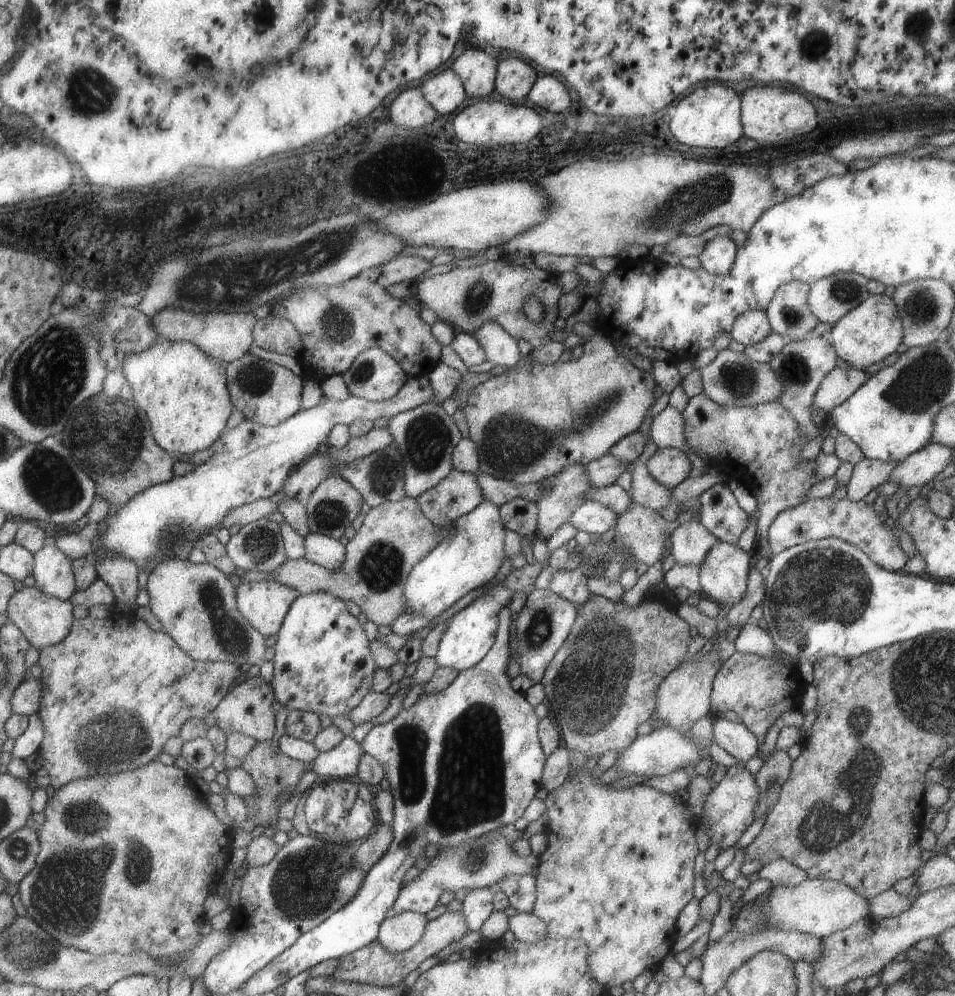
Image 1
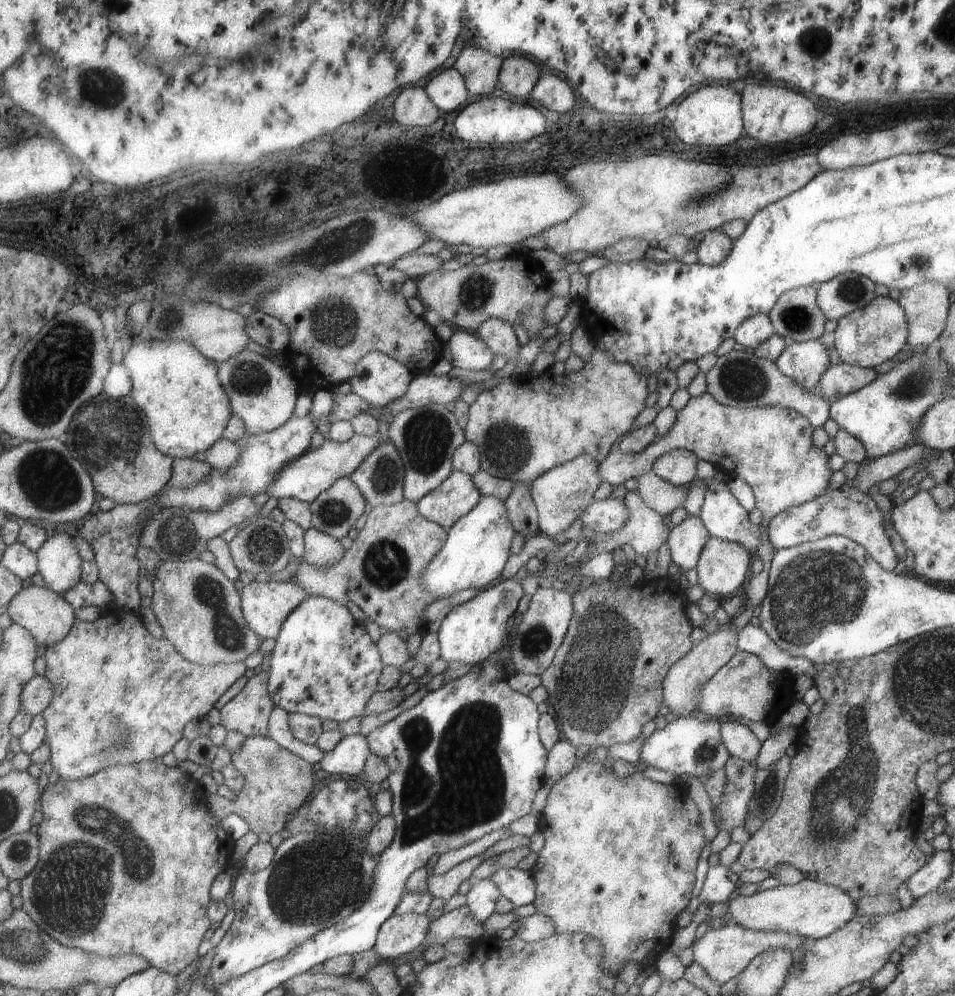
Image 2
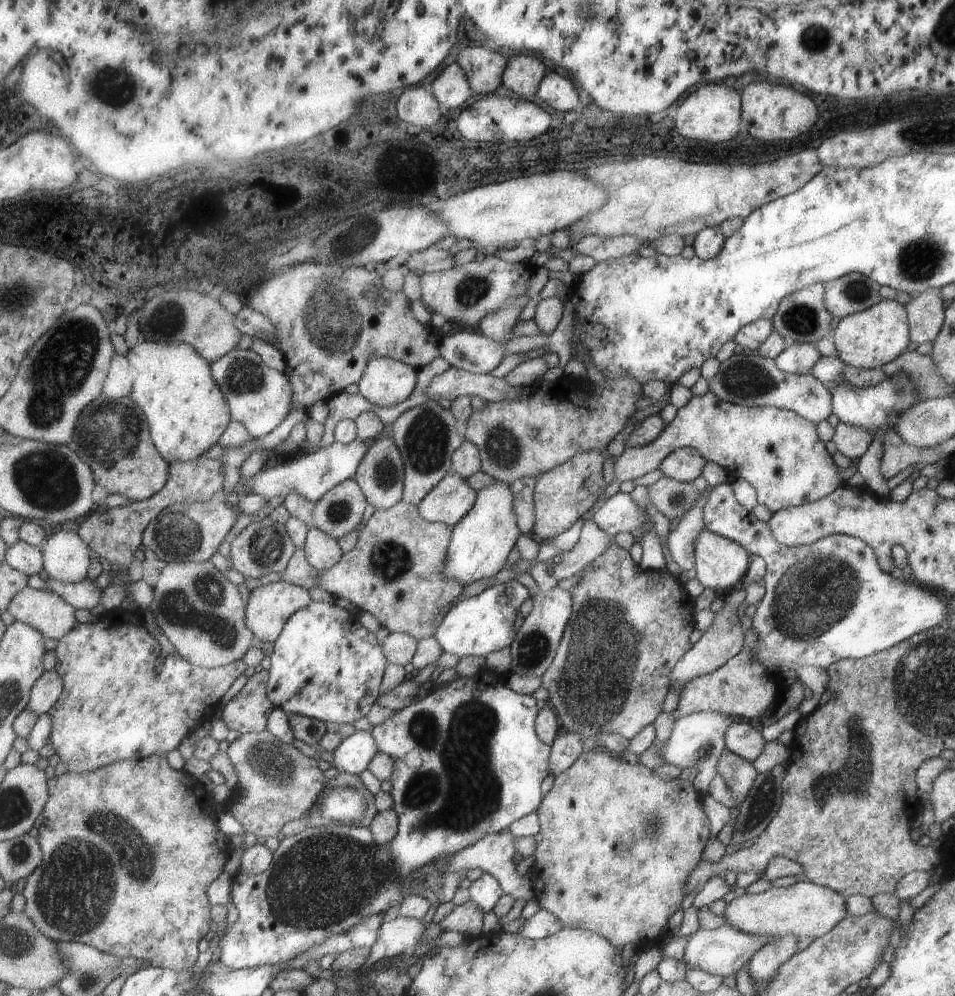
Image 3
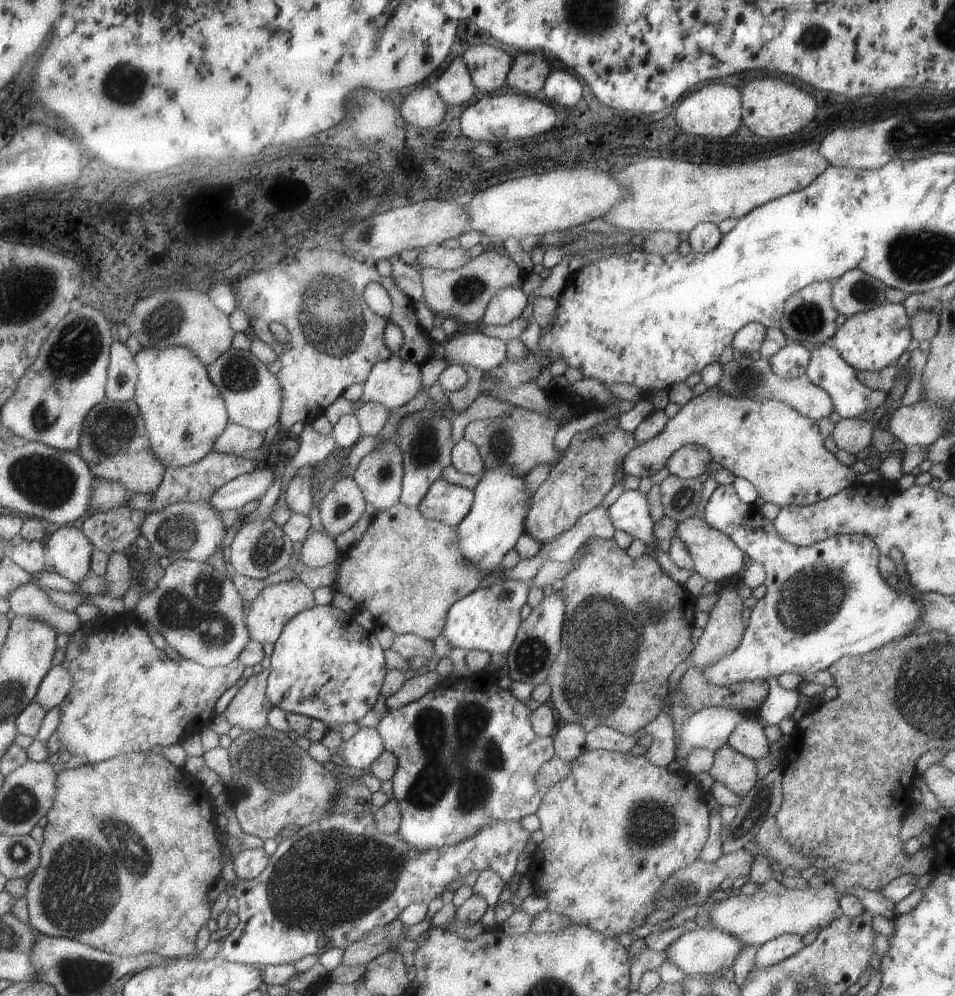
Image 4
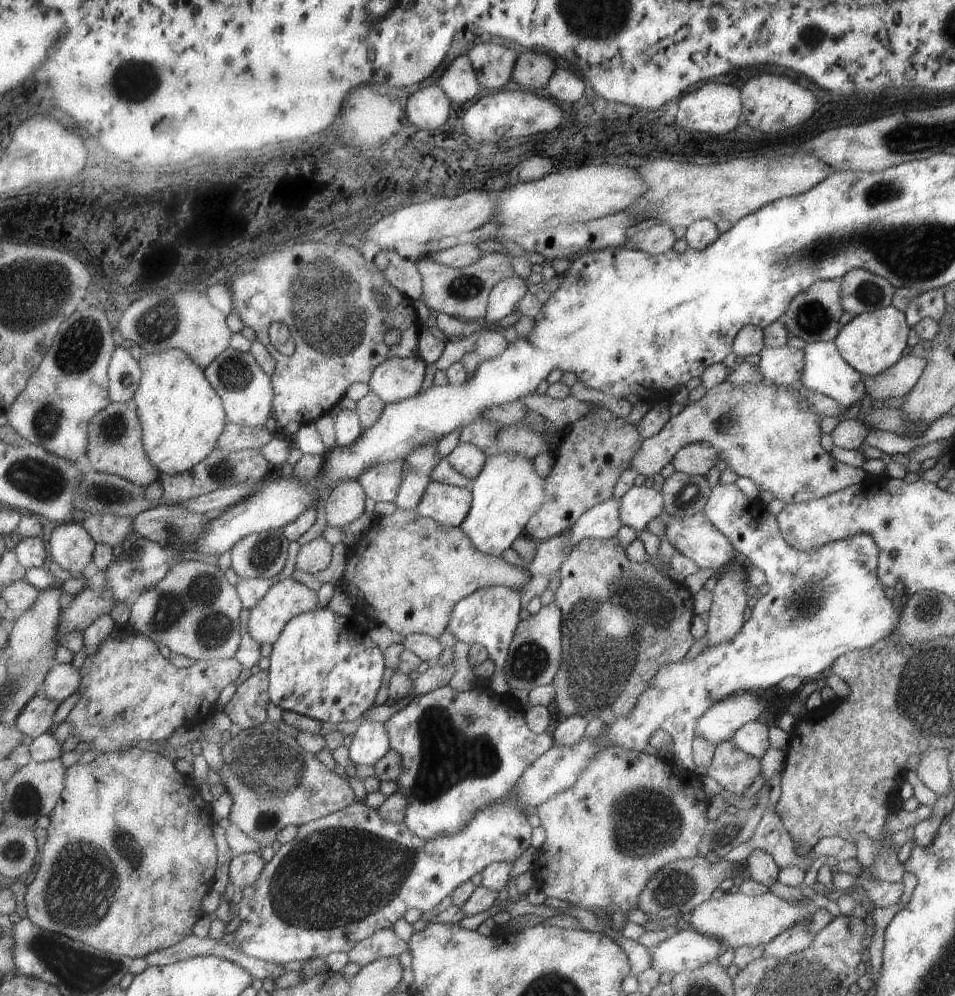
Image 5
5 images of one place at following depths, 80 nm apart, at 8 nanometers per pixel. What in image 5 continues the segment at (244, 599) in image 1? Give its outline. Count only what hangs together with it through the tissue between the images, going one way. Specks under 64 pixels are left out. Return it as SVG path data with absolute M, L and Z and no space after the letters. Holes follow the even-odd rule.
M287 577L282 581L277 581L269 590L267 596L246 614L245 619L247 626L250 628L251 636L255 640L258 640L261 644L266 642L274 645L291 620L300 614L313 612L319 608L317 591L294 580L292 577Z

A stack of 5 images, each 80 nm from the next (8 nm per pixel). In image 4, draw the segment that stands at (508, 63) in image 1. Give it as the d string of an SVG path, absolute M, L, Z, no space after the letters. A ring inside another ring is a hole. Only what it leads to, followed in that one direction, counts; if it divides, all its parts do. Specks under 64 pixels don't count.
M517 54L512 58L511 68L506 74L506 83L519 93L534 96L543 88L549 74L549 62L535 54Z

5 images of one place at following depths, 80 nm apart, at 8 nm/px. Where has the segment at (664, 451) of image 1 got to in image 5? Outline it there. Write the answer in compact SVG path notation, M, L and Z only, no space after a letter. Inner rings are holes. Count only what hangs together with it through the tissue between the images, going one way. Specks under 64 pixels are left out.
M693 443L680 448L670 462L675 471L703 475L717 464L717 451L709 443Z

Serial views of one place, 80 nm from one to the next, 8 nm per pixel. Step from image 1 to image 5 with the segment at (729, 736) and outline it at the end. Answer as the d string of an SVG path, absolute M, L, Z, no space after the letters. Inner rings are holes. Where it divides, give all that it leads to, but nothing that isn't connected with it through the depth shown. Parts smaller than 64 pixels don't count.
M763 719L746 722L735 731L730 739L741 751L760 759L770 747L768 724Z

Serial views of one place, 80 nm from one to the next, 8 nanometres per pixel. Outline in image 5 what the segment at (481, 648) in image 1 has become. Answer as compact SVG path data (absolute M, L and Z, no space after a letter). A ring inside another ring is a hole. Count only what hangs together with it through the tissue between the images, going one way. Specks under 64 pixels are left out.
M497 585L479 588L479 590L459 600L455 604L454 610L451 611L447 630L453 634L457 641L464 642L469 646L480 644L481 647L486 648L488 659L494 662L495 670L489 677L488 688L497 695L506 695L509 691L501 670L503 670L515 627L520 621L517 615L520 609L520 590Z

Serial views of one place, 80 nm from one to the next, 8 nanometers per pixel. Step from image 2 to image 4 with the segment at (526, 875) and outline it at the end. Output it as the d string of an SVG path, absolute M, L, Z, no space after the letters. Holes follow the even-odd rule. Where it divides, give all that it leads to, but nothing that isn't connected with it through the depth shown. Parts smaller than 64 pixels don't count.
M374 809L369 812L364 812L362 816L352 814L351 812L335 813L333 816L315 821L306 827L300 828L292 837L284 838L284 840L280 842L277 850L272 854L269 866L256 879L235 881L235 884L232 886L232 893L238 900L237 915L239 916L239 922L224 939L219 954L231 962L255 966L294 964L297 960L301 960L301 958L307 958L307 956L311 956L311 954L315 954L315 956L319 957L321 954L325 954L327 950L333 950L334 948L340 948L344 951L350 944L365 938L365 936L375 931L382 930L389 923L393 923L406 908L411 906L411 903L431 904L433 898L439 898L439 896L445 892L445 888L447 888L449 882L453 882L453 880L460 880L461 882L461 880L463 880L469 872L473 872L473 870L481 872L485 869L493 869L506 884L513 874L515 874L517 857L525 854L525 846L527 846L527 842L530 840L529 835L527 830L520 825L519 821L497 821L481 827L480 831L477 831L473 836L463 839L457 844L451 846L443 845L420 851L419 849L414 849L412 844L409 844L399 831L387 832L380 829Z

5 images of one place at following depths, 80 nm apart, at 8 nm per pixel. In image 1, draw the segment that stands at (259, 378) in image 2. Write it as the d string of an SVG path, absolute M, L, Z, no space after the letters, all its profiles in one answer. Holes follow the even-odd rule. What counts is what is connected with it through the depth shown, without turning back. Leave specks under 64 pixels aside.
M248 353L243 358L229 363L227 373L235 407L249 420L258 421L264 426L278 426L302 411L301 394L305 378L302 375L297 376L289 368L266 362Z

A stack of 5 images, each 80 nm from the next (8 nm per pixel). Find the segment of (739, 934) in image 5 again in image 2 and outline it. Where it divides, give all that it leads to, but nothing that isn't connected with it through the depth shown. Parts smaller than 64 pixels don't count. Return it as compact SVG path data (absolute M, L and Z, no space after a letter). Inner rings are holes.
M803 879L793 885L779 885L750 896L735 896L728 905L731 922L752 931L797 934L809 940L827 936L855 915L855 903L836 886Z

